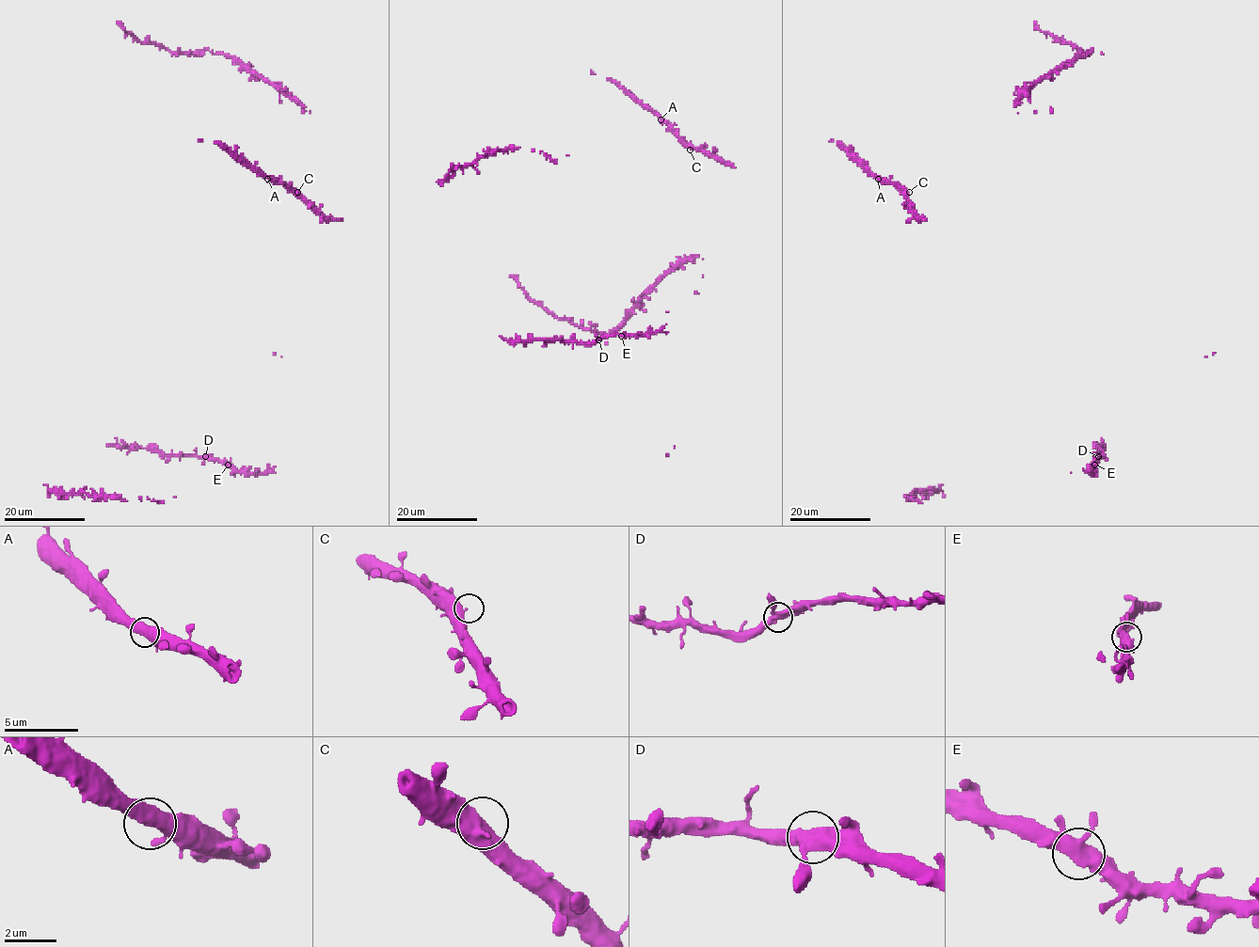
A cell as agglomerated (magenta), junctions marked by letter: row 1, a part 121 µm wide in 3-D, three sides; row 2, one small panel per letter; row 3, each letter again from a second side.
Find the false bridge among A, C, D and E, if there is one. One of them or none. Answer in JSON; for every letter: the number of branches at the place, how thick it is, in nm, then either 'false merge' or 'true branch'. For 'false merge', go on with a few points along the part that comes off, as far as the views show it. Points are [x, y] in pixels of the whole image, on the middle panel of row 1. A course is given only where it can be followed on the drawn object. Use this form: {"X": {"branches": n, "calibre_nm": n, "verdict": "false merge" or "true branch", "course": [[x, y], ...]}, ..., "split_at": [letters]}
{"A": {"branches": 3, "calibre_nm": 440, "verdict": "true branch"}, "C": {"branches": 1, "calibre_nm": 500, "verdict": "true branch"}, "D": {"branches": 3, "calibre_nm": 420, "verdict": "true branch"}, "E": {"branches": 3, "calibre_nm": 420, "verdict": "true branch"}, "split_at": []}

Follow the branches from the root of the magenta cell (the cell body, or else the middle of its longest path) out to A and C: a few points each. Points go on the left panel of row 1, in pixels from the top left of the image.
A: (325, 219), (282, 184), (267, 179)
C: (325, 219), (297, 192)

